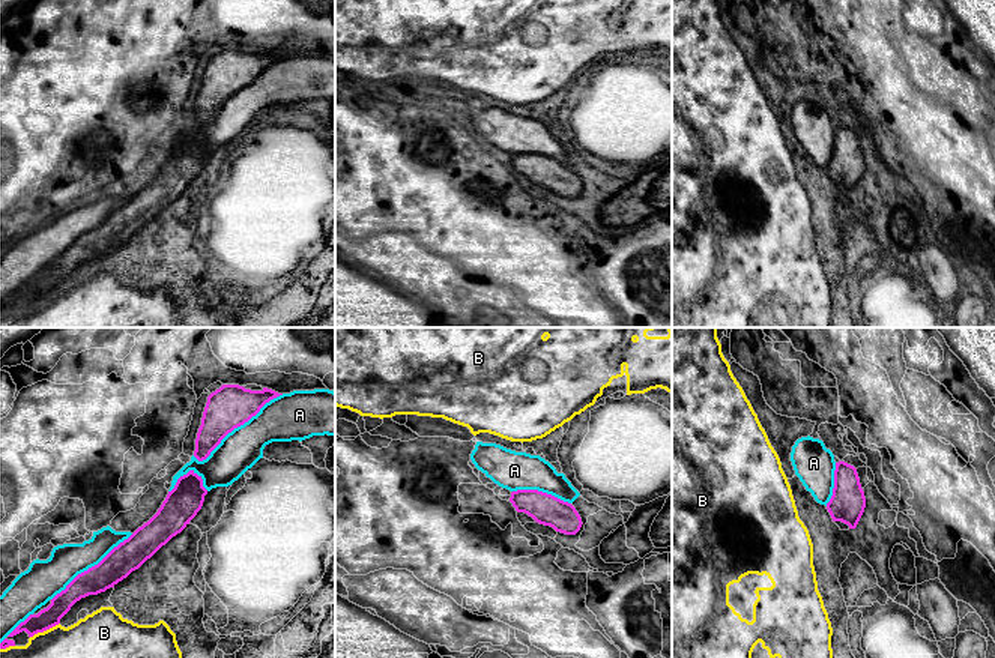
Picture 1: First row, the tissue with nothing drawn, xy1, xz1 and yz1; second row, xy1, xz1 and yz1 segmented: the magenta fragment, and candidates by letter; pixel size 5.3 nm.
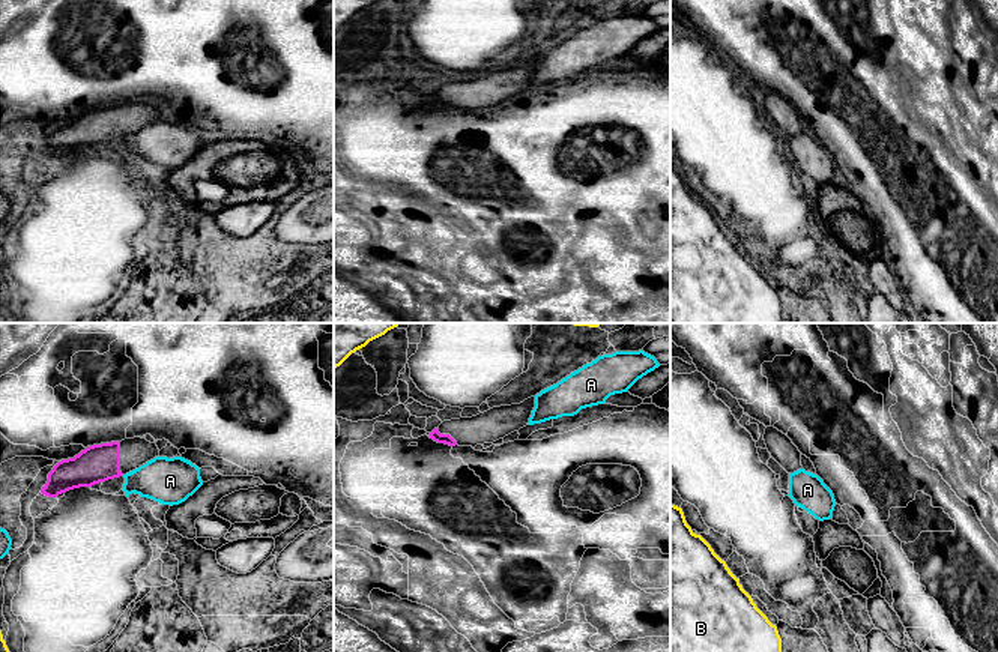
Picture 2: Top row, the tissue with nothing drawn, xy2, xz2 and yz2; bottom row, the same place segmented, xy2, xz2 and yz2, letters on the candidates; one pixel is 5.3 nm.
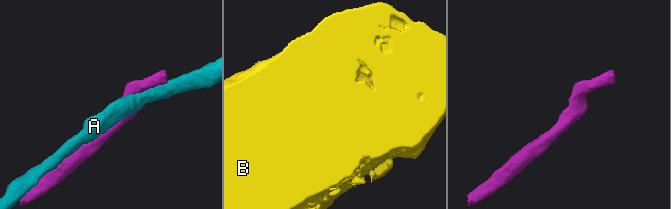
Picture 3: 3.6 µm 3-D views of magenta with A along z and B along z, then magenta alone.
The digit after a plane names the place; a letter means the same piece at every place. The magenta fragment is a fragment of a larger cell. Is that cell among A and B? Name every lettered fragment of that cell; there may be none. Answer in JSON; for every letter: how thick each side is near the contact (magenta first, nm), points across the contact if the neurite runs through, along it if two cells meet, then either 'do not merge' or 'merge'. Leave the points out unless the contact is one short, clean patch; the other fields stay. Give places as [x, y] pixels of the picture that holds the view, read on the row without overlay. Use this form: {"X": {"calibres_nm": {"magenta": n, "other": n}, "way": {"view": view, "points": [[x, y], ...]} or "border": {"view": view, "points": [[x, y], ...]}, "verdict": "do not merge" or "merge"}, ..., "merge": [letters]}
{"A": {"calibres_nm": {"magenta": 240, "other": 240}, "verdict": "do not merge"}, "B": {"calibres_nm": {"magenta": 110, "other": 400}, "verdict": "do not merge"}, "merge": []}

